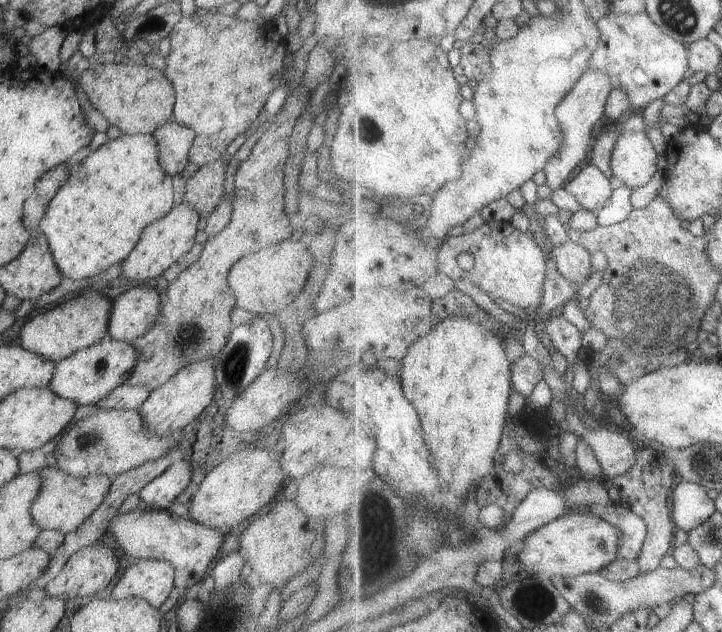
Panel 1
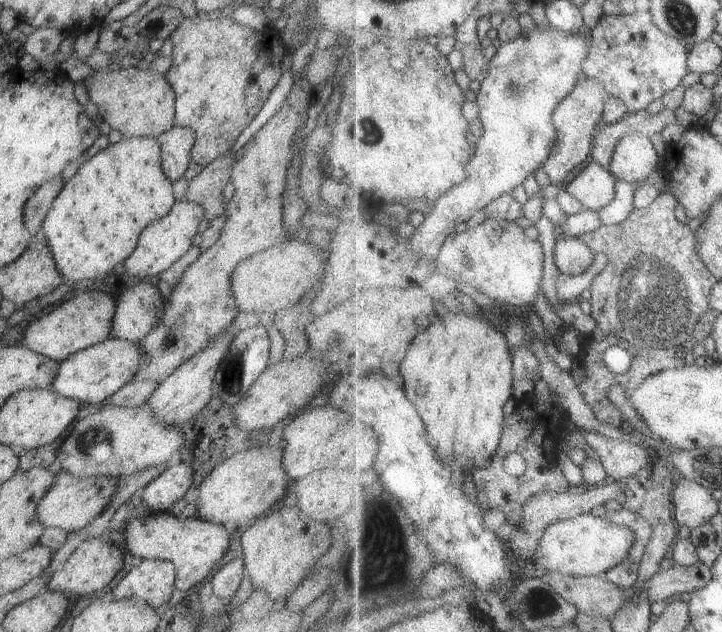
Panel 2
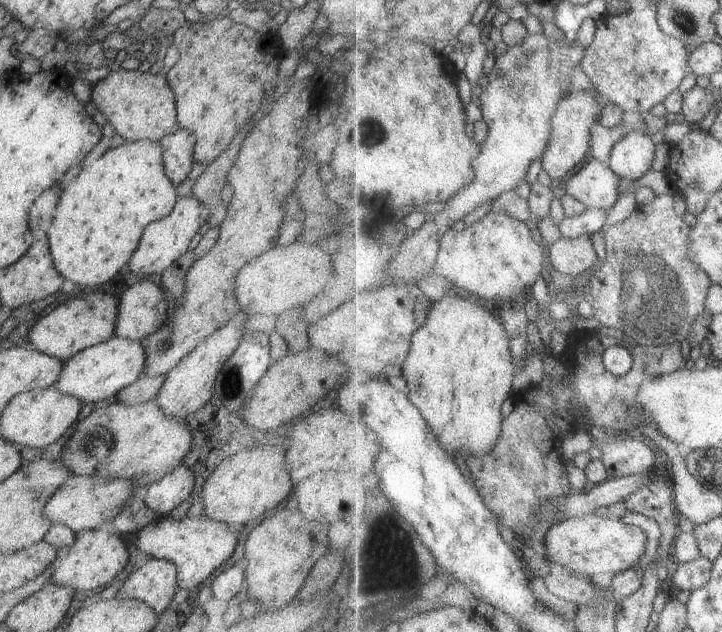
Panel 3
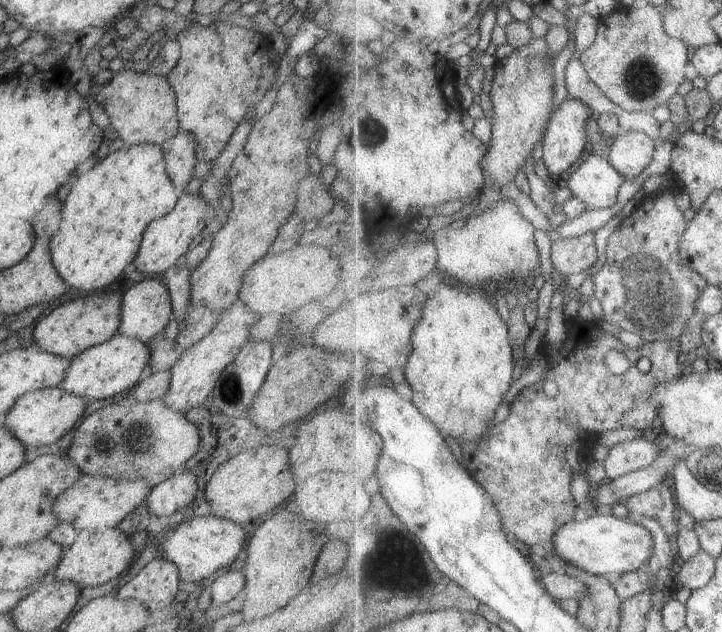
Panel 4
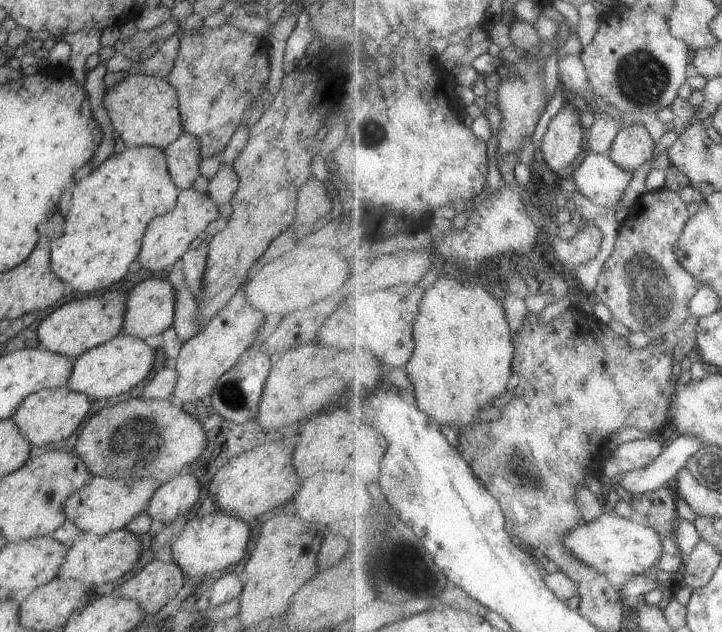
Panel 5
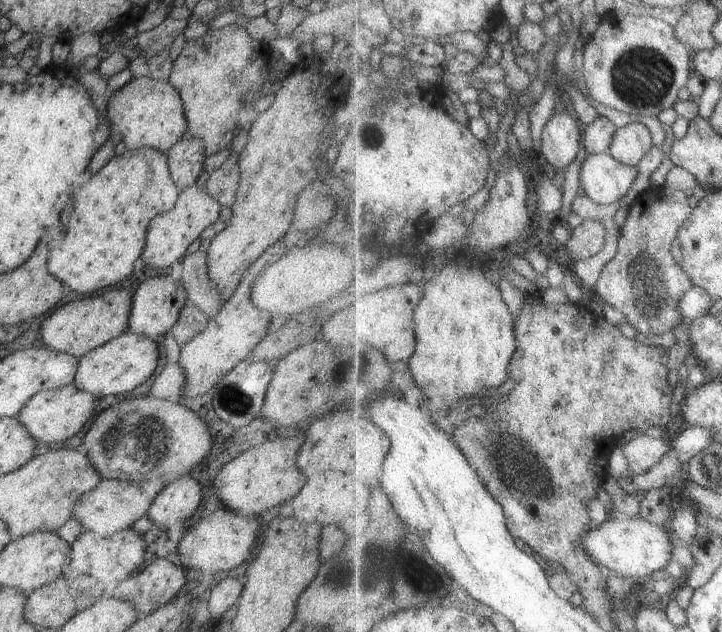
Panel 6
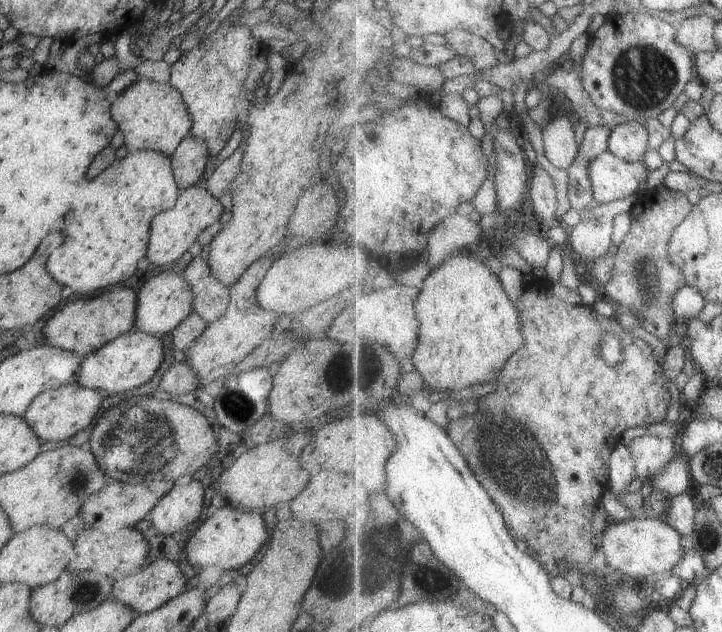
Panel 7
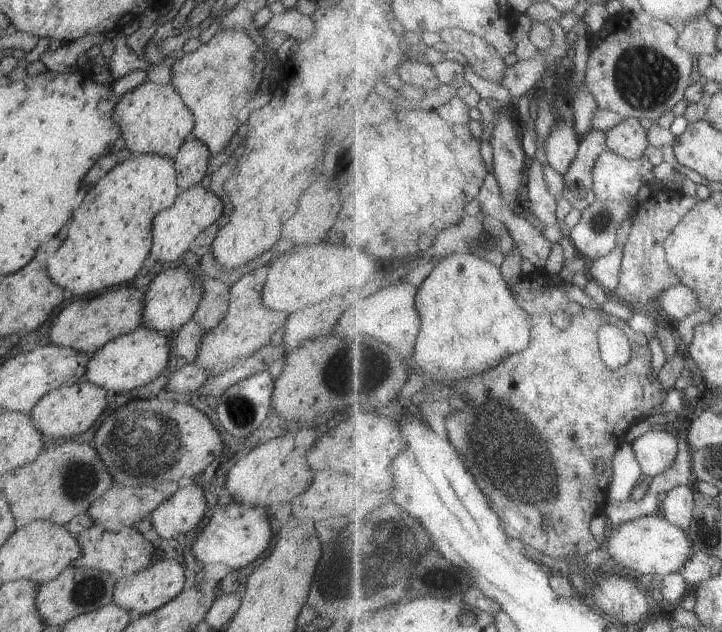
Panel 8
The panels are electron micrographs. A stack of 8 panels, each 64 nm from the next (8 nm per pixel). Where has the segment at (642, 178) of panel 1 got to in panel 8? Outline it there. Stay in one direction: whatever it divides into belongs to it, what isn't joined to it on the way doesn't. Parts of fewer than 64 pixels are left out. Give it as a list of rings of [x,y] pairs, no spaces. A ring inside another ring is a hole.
[[[630,117],[608,132],[608,150],[626,158],[632,160],[642,158],[648,146],[650,146],[650,136],[640,119]]]

